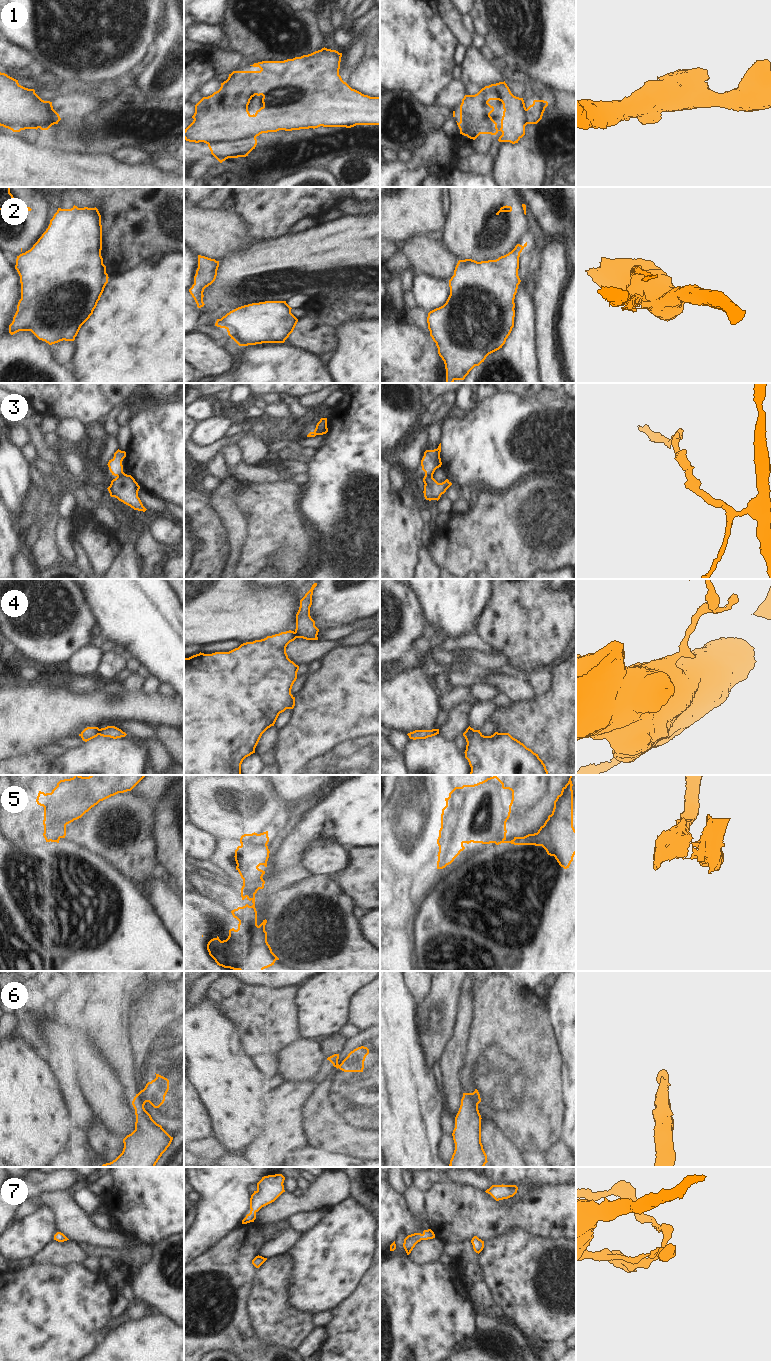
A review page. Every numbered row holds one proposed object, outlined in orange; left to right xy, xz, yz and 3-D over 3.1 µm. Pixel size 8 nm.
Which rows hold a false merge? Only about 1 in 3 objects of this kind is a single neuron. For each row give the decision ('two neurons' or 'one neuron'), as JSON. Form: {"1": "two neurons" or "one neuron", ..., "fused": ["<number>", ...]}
{"1": "two neurons", "2": "two neurons", "3": "two neurons", "4": "two neurons", "5": "two neurons", "6": "two neurons", "7": "one neuron", "fused": ["1", "2", "3", "4", "5", "6"]}

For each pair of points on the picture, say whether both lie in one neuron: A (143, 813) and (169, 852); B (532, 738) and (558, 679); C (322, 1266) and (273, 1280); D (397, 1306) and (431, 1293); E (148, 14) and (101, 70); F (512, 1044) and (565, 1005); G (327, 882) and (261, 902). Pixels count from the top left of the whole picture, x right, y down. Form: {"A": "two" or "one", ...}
{"A": "two", "B": "one", "C": "two", "D": "one", "E": "one", "F": "two", "G": "two"}

